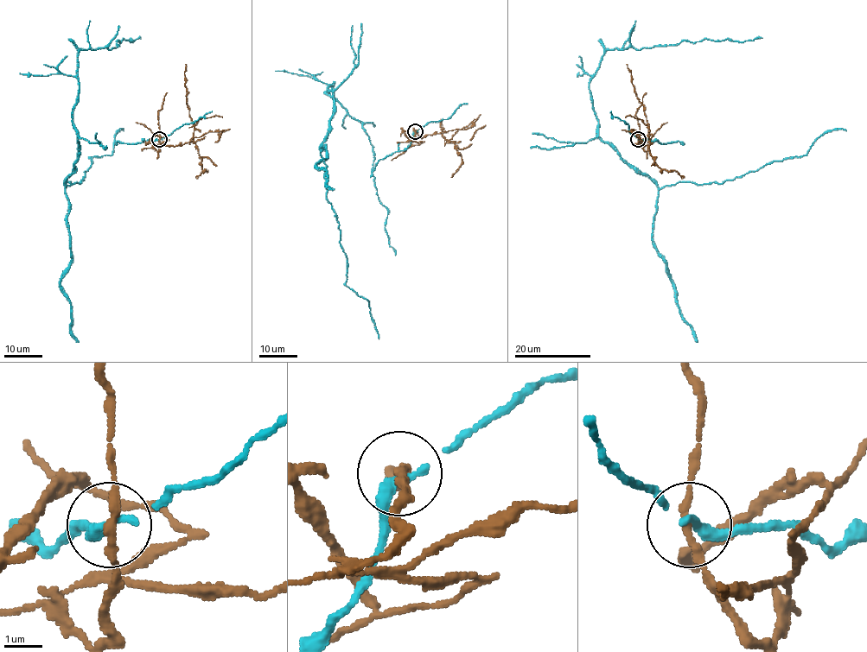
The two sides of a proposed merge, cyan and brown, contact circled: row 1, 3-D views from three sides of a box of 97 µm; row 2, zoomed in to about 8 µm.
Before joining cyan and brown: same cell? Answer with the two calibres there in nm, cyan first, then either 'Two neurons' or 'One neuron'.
Thickness 260 nm (cyan) against 220 nm. Two neurons

